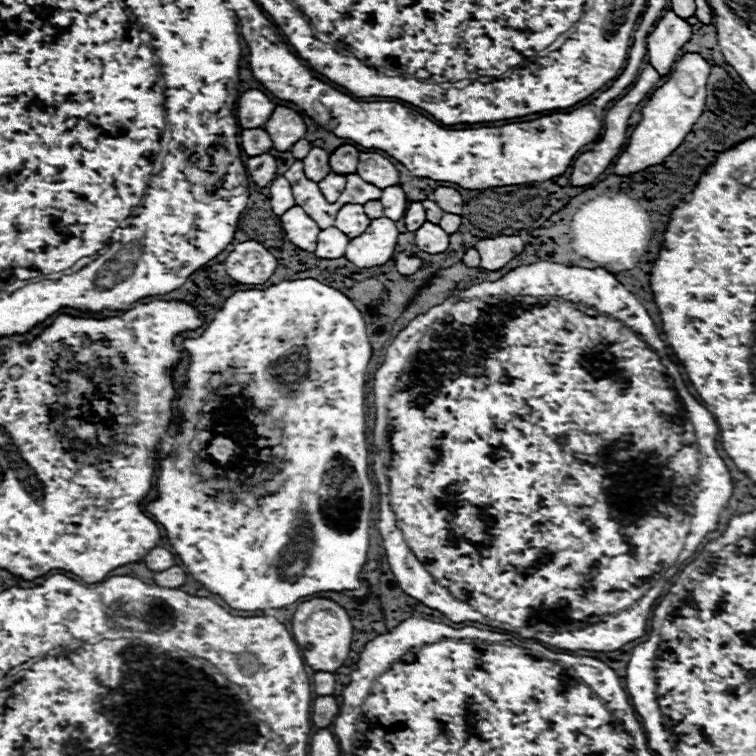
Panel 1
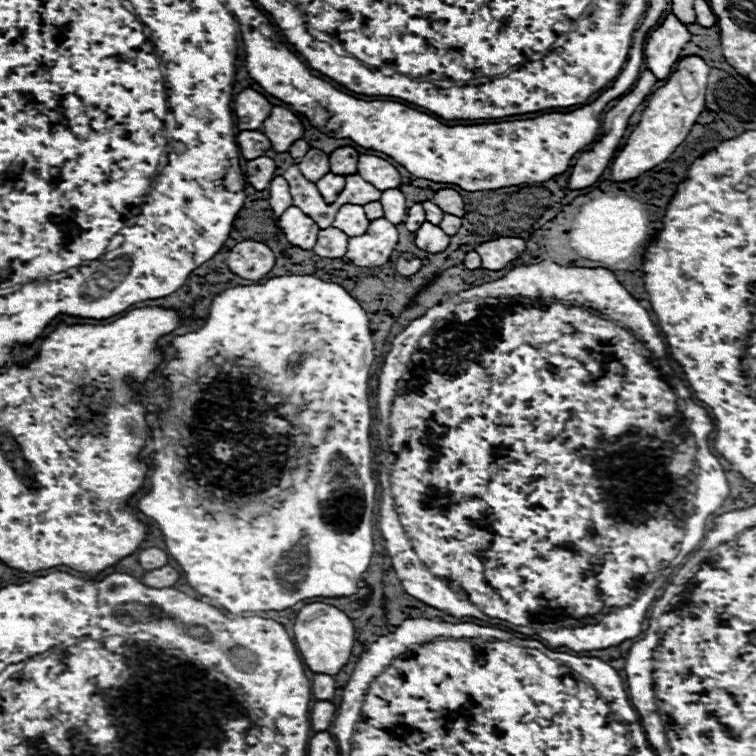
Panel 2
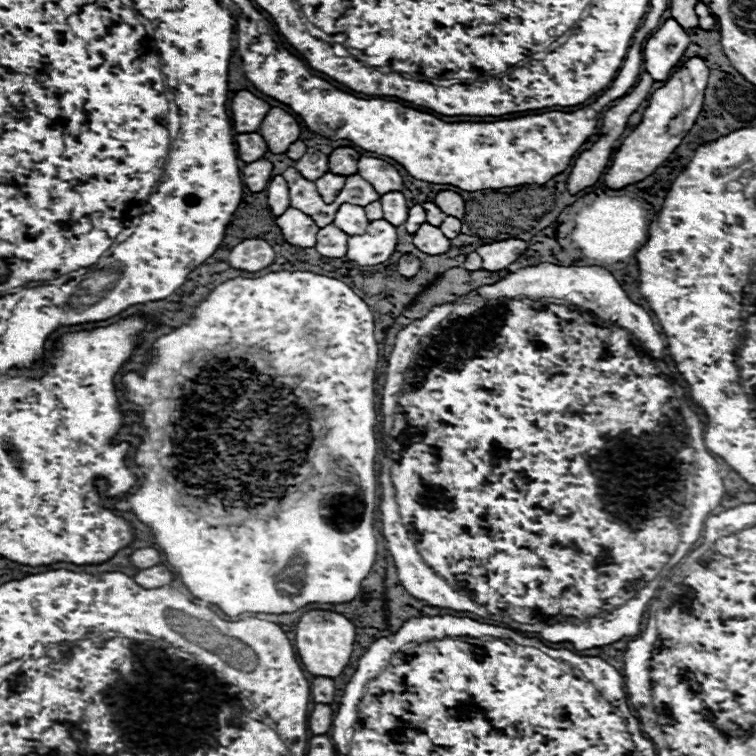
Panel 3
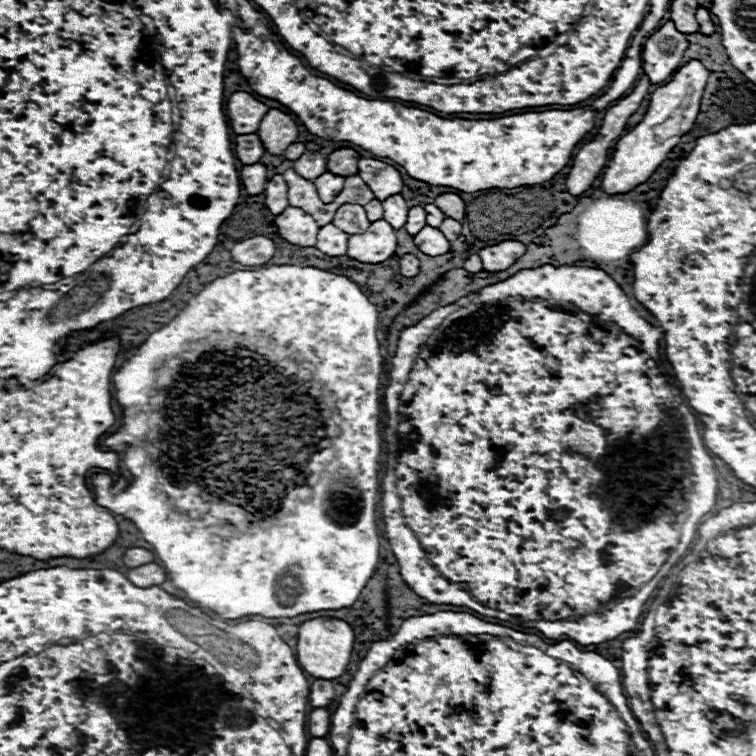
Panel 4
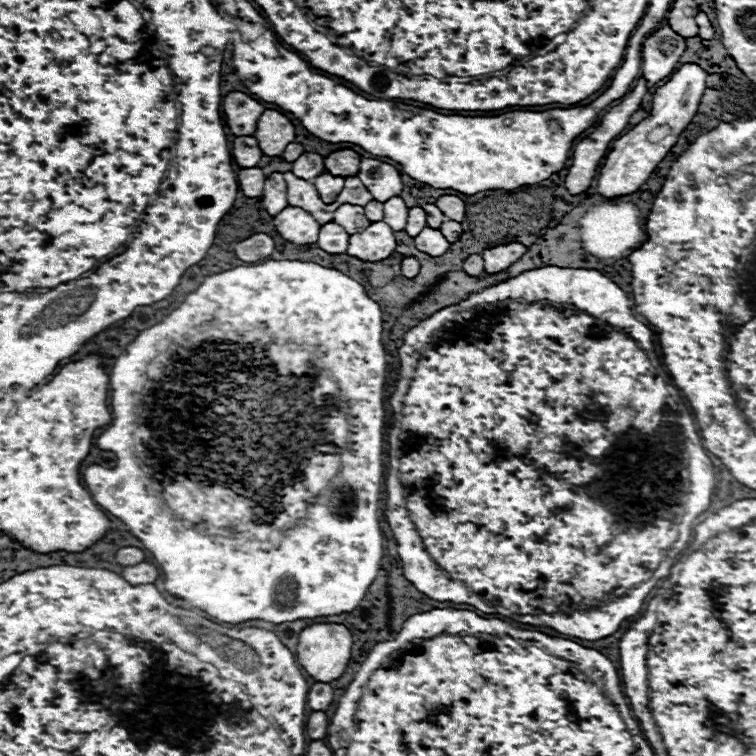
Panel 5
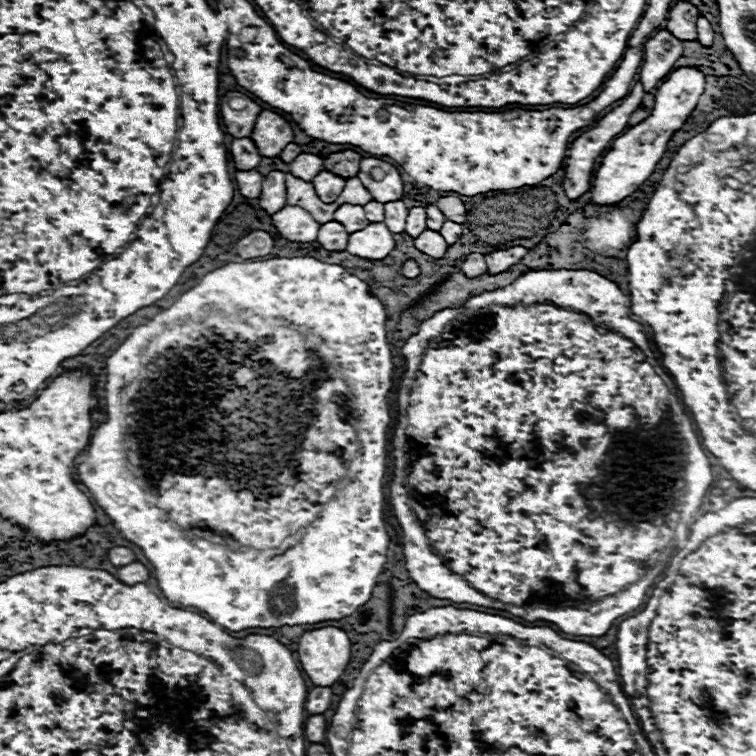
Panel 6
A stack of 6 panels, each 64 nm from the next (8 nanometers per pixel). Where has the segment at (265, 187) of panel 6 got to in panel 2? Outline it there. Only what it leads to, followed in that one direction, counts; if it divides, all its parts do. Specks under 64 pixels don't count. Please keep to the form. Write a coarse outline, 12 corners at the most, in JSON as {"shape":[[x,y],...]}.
{"shape":[[282,176],[270,182],[270,206],[276,216],[292,206],[288,182]]}

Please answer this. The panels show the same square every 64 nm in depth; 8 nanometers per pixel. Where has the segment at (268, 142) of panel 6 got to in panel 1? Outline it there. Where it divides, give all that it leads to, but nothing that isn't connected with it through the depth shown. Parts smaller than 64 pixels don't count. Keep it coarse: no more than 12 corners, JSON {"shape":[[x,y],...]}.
{"shape":[[276,106],[264,130],[286,152],[306,134],[296,110]]}

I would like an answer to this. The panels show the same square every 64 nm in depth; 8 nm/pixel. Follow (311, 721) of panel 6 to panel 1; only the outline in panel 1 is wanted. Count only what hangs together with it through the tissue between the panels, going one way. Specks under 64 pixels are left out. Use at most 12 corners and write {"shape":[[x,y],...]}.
{"shape":[[318,696],[312,704],[316,728],[330,726],[338,714],[334,696]]}

